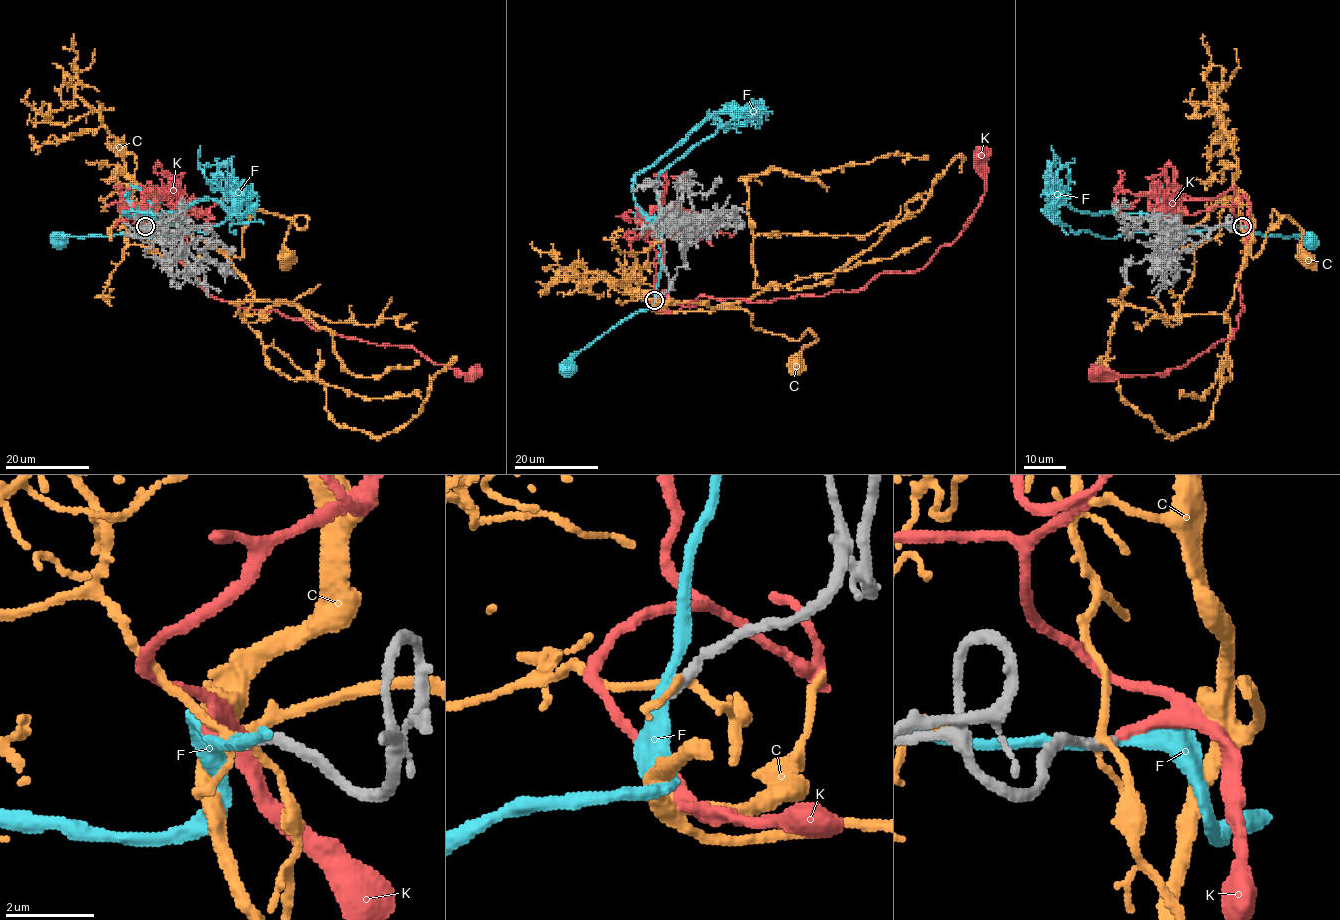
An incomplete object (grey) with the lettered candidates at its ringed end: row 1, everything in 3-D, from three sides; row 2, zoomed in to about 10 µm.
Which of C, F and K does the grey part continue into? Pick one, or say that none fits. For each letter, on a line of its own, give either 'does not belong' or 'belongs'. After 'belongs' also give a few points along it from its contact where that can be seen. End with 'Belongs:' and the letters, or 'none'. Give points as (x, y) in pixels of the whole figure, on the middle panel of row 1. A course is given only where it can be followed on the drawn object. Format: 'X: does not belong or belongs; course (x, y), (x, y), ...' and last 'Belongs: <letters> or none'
C: does not belong
F: does not belong
K: belongs; course (654, 299), (681, 308), (700, 296), (822, 297), (914, 273), (968, 222), (984, 194), (982, 154)
Belongs: K

